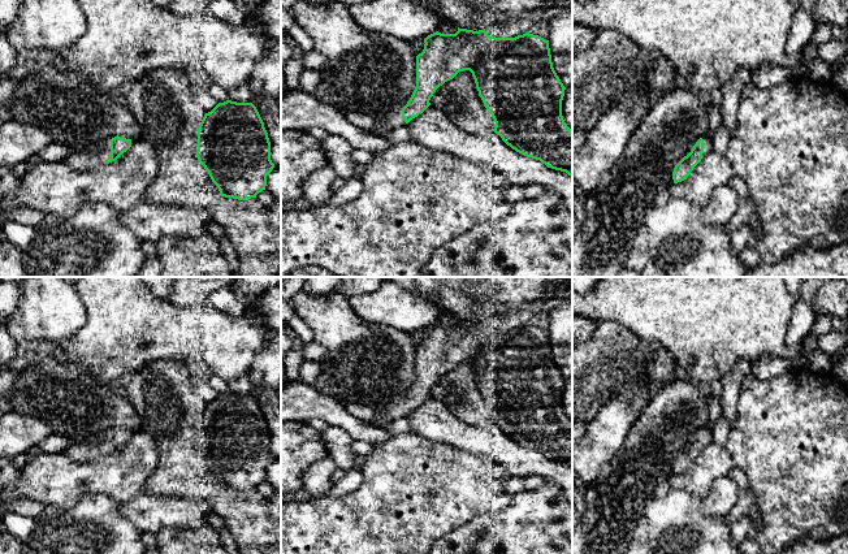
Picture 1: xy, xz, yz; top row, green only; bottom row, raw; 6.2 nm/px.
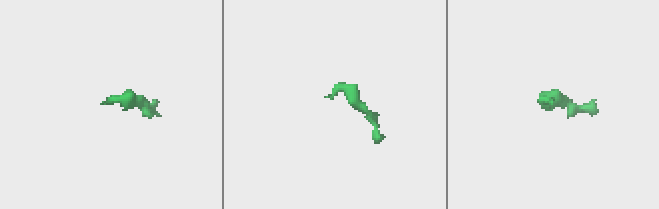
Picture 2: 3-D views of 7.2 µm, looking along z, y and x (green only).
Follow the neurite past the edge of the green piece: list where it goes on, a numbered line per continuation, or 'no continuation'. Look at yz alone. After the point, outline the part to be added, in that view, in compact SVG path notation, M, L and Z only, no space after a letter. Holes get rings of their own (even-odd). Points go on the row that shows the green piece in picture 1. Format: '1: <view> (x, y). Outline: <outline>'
1: yz (708, 146). Outline: M709 135L702 137L704 139L704 153L702 157L713 150L713 143Z

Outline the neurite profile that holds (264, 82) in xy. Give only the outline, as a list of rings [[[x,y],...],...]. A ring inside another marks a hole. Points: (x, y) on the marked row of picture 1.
[[[268,35],[268,48],[251,73],[248,85],[252,99],[261,103],[277,100],[281,92],[281,46]]]

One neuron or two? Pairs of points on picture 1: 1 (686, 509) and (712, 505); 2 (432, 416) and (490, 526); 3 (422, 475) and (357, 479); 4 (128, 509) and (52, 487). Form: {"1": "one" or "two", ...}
{"1": "two", "2": "two", "3": "two", "4": "two"}

